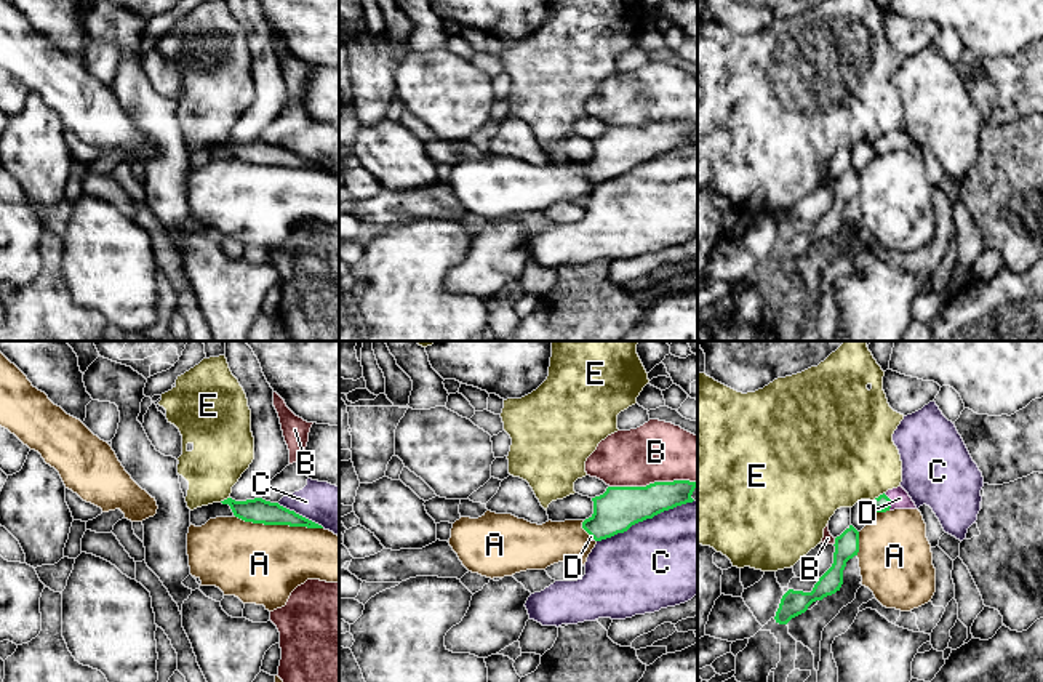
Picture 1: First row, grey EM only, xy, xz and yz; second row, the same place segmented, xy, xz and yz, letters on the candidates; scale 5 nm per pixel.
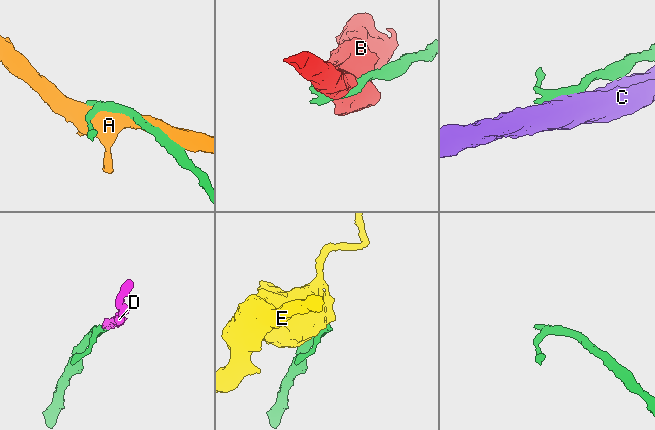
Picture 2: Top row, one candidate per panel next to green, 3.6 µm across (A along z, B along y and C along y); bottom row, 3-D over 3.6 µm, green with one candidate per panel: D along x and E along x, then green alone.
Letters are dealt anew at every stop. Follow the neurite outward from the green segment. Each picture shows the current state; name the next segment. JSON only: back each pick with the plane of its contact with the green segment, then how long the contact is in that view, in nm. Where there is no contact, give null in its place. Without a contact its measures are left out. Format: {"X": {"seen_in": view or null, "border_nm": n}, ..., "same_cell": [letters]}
{"D": {"seen_in": "yz", "border_nm": 90}, "same_cell": ["D"]}

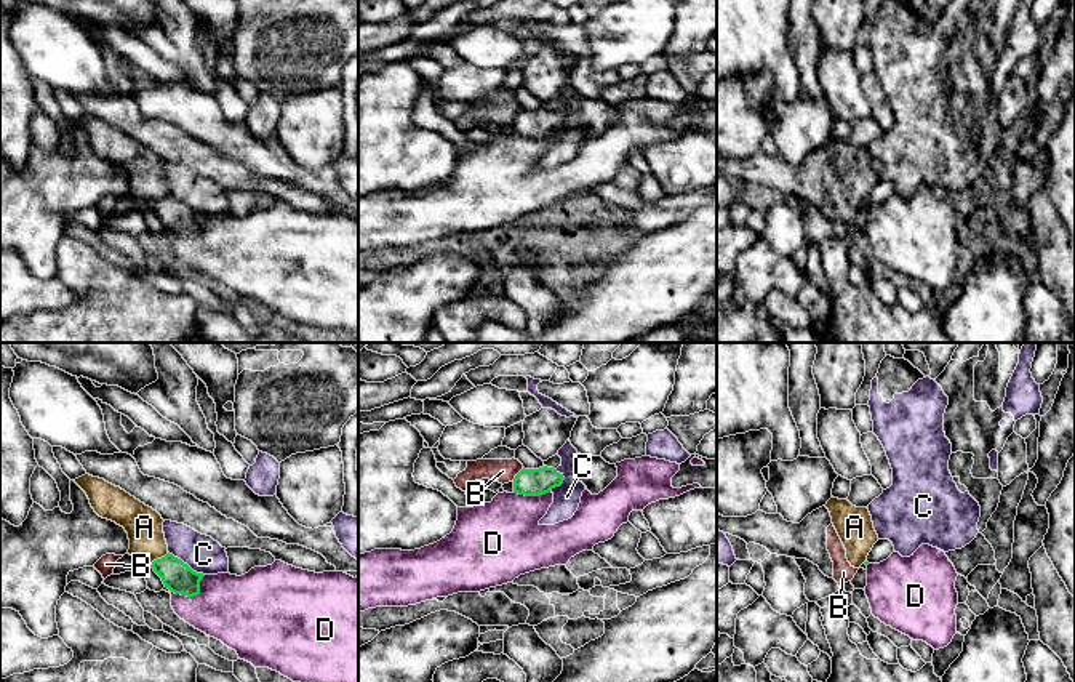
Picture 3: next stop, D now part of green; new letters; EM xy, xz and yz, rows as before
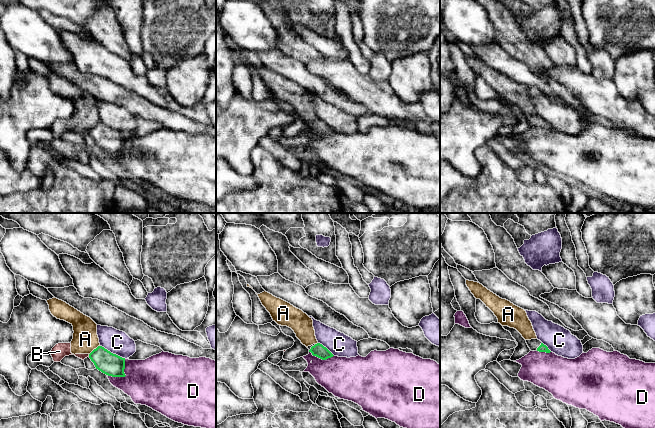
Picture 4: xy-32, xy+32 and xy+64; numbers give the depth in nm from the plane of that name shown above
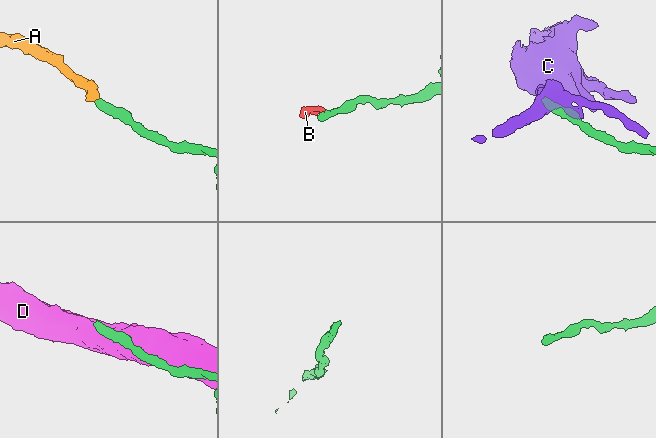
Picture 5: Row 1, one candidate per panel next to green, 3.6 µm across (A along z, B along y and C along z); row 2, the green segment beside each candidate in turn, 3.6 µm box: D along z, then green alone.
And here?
{"same_cell": []}

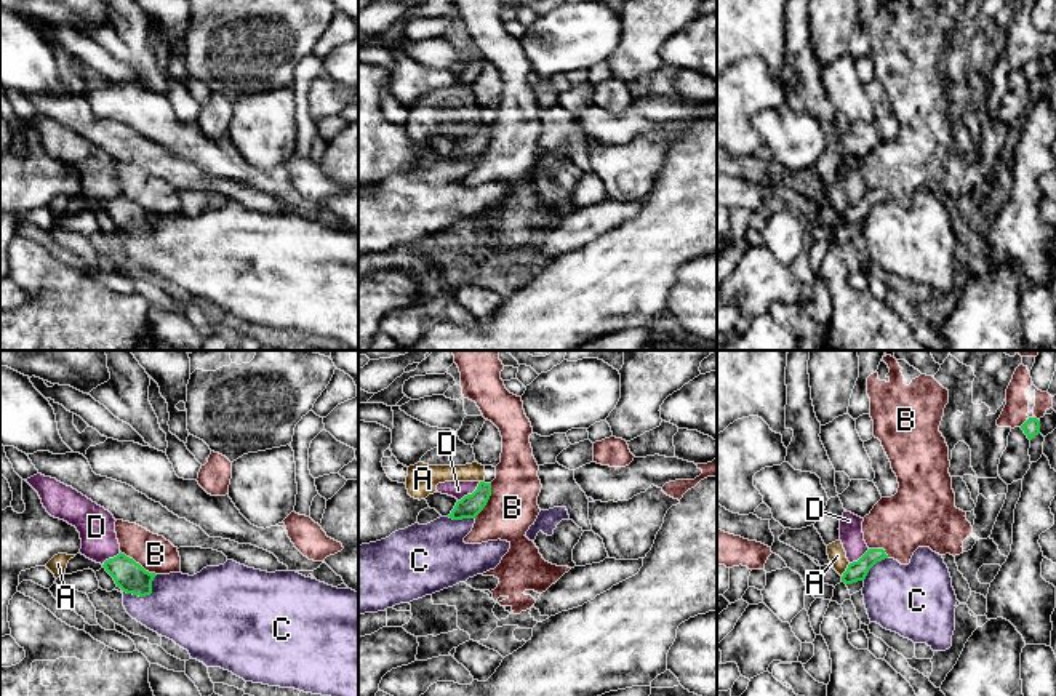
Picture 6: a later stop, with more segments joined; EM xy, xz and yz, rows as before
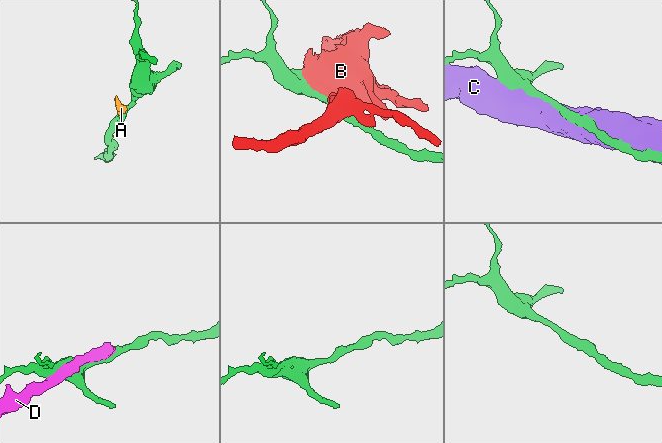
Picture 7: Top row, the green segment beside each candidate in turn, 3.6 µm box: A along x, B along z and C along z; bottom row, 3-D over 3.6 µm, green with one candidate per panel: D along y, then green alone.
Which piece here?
{"same_cell": []}

